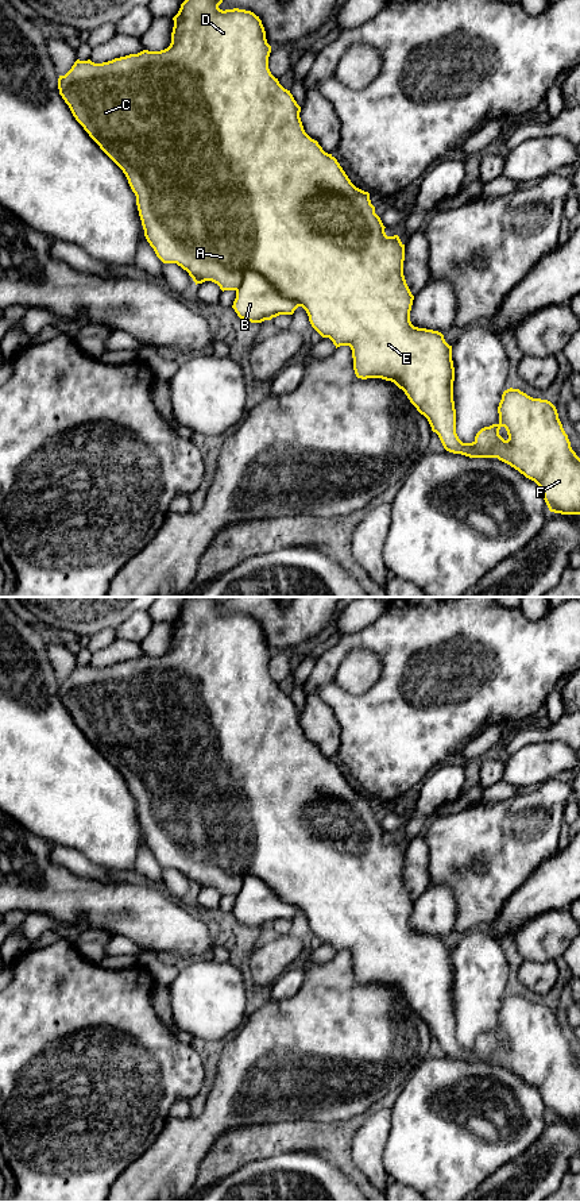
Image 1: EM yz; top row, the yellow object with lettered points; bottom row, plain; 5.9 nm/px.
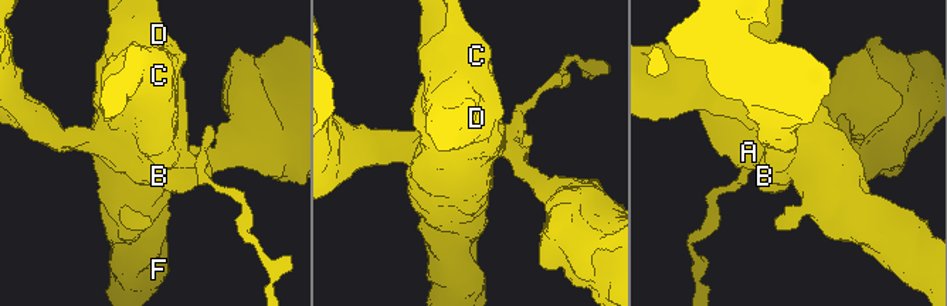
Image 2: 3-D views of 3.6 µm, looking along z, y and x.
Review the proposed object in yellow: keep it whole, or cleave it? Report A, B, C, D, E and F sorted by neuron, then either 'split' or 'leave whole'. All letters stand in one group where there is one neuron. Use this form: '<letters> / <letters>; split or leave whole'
A C D E F / B; split

